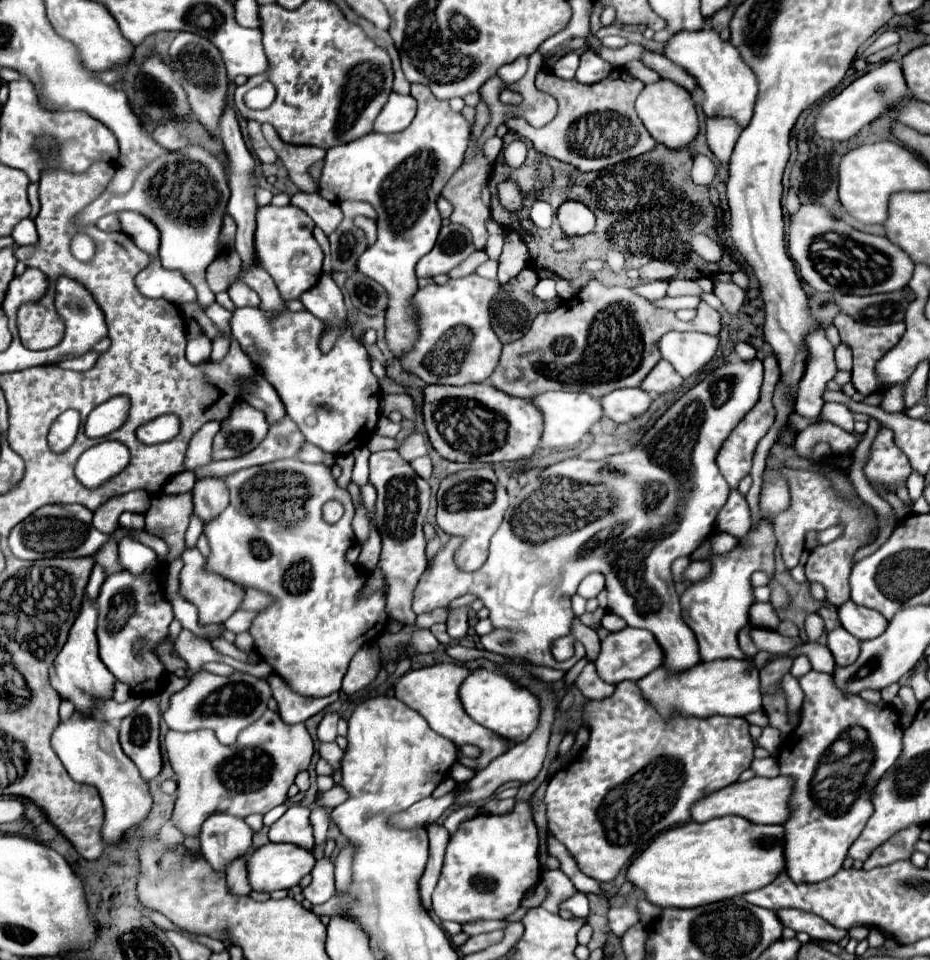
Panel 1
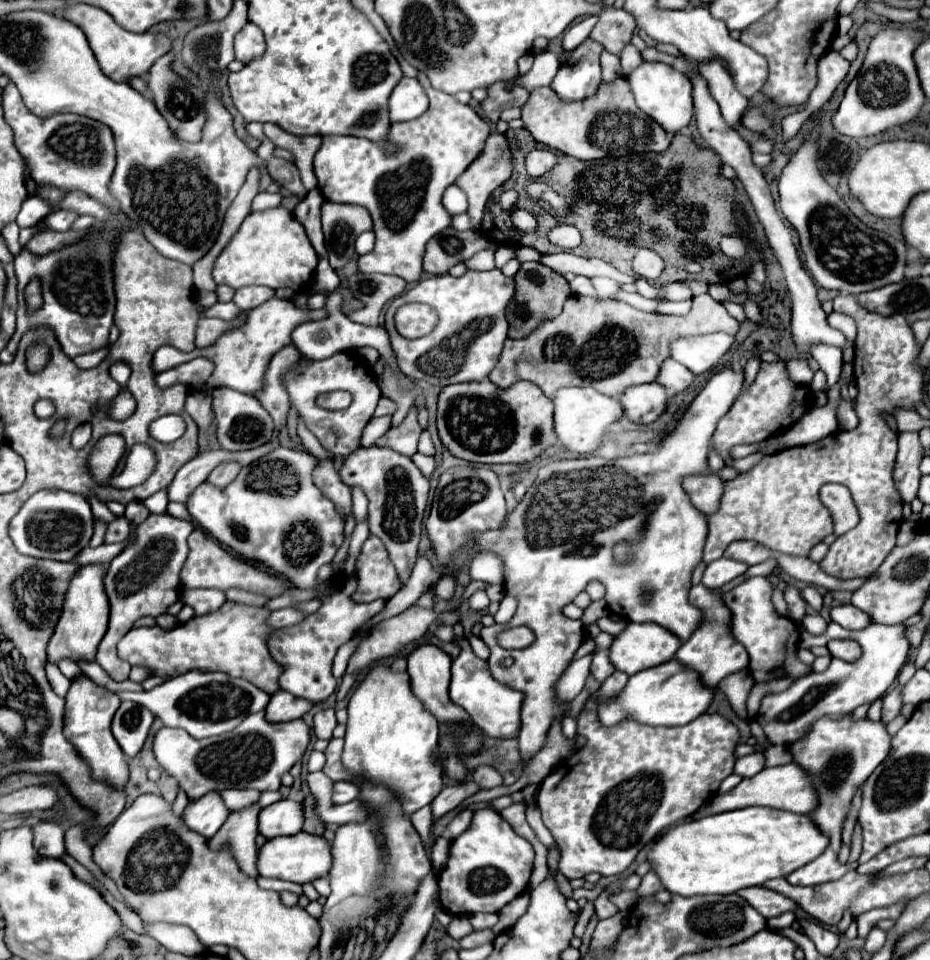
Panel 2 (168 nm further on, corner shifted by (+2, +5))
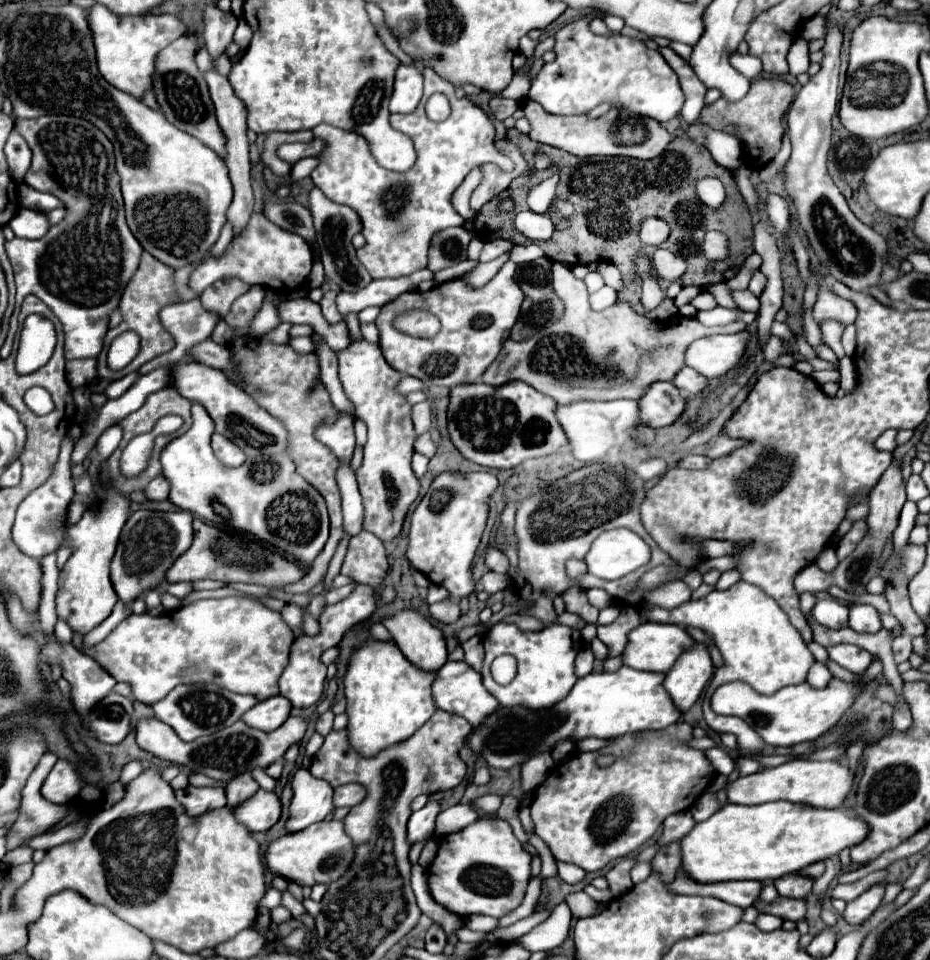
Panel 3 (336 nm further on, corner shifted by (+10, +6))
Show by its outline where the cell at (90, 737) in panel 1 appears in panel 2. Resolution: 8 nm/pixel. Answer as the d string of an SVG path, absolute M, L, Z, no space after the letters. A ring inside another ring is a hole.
M85 675L71 683L71 689L65 697L65 717L63 717L63 735L73 745L77 755L91 767L91 775L103 783L109 783L115 791L125 791L129 781L129 763L123 755L119 743L111 733L111 719L119 709L119 697L95 685Z

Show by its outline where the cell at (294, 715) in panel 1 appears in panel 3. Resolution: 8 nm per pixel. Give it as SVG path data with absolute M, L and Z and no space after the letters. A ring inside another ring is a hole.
M273 696L269 700L257 702L251 710L243 714L241 720L251 728L271 732L289 718L289 712L291 712L291 702L287 702L283 696Z

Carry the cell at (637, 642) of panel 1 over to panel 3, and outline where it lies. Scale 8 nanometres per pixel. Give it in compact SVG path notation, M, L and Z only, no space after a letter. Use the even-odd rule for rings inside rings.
M643 622L641 626L637 626L631 634L629 634L629 642L625 646L623 652L623 662L635 670L643 670L643 672L659 672L659 674L667 674L673 664L675 658L679 658L683 652L687 652L689 648L695 646L695 640L687 634L685 628L677 626L677 624L659 624L659 622Z

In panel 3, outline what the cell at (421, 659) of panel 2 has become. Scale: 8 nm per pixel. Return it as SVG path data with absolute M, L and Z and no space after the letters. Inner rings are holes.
M399 610L383 618L383 626L409 662L423 670L437 670L447 662L443 632L419 610Z

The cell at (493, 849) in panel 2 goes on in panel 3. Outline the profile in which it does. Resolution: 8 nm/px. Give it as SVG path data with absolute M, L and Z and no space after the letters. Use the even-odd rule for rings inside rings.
M485 816L439 842L439 852L429 868L429 892L435 902L461 918L471 914L501 918L523 902L529 878L531 856L523 850L511 826L501 818Z

